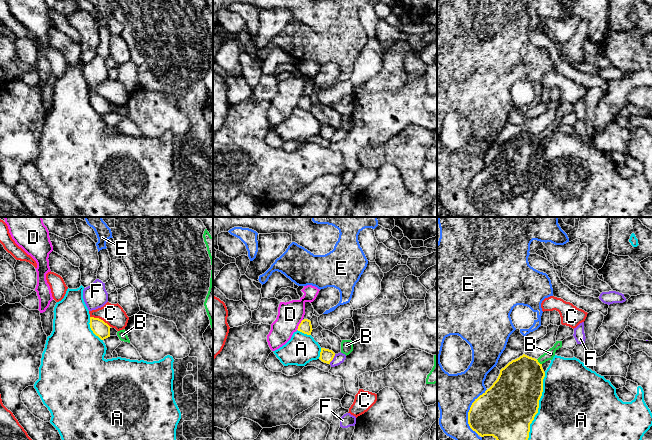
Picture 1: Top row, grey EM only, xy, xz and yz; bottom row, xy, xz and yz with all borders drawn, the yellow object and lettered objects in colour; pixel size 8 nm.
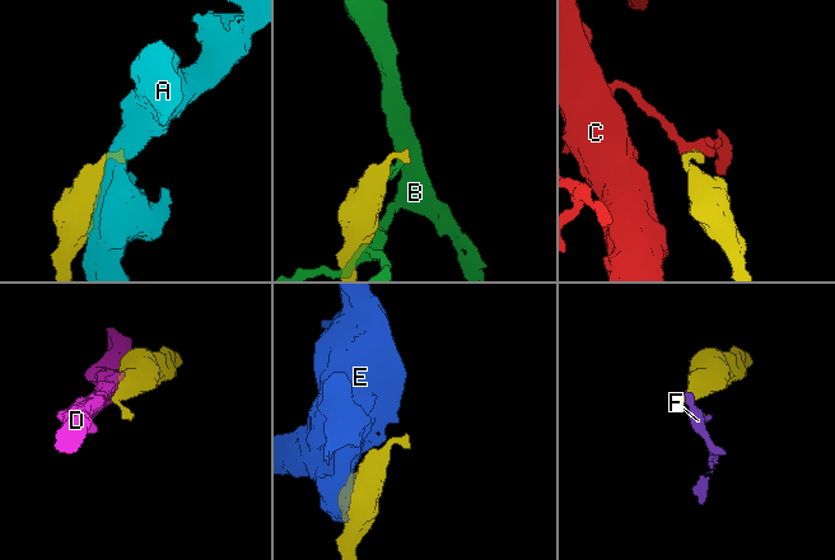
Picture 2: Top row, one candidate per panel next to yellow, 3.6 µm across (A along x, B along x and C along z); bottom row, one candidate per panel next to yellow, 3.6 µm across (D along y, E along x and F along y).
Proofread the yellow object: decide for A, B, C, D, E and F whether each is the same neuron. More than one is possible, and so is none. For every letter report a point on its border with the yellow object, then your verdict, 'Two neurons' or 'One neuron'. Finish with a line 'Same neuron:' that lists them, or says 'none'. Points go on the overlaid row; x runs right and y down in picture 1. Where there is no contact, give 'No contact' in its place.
A: Touches yellow at yz (538, 406). Two neurons
B: Touches yellow at yz (538, 362). Two neurons
C: Touches yellow at xy (100, 319). Two neurons
D: Touches yellow at xz (299, 324). Two neurons
E: Touches yellow at yz (469, 411). Two neurons
F: Touches yellow at xz (332, 359). Two neurons
Same neuron: none

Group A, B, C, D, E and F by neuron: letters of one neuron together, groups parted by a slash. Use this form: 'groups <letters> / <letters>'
groups A / B / C / D / E / F

